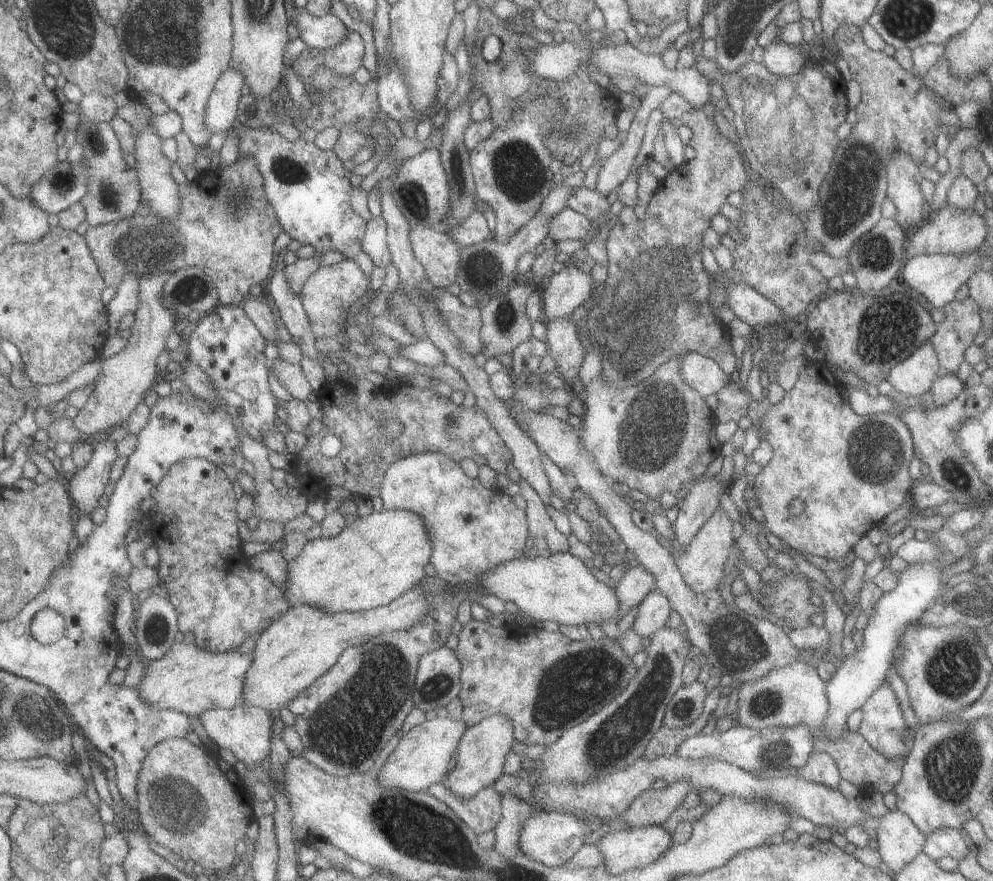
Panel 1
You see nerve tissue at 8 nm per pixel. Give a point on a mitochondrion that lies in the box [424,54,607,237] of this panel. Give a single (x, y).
(513, 175)

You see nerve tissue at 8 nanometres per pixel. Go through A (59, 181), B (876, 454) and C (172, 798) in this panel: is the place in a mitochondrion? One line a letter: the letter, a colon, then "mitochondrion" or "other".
A: mitochondrion
B: mitochondrion
C: mitochondrion

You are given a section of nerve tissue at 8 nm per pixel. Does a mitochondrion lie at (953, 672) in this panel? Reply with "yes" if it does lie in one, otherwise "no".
yes

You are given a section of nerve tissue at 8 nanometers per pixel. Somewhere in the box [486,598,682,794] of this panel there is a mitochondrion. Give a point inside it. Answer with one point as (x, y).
(581, 684)

